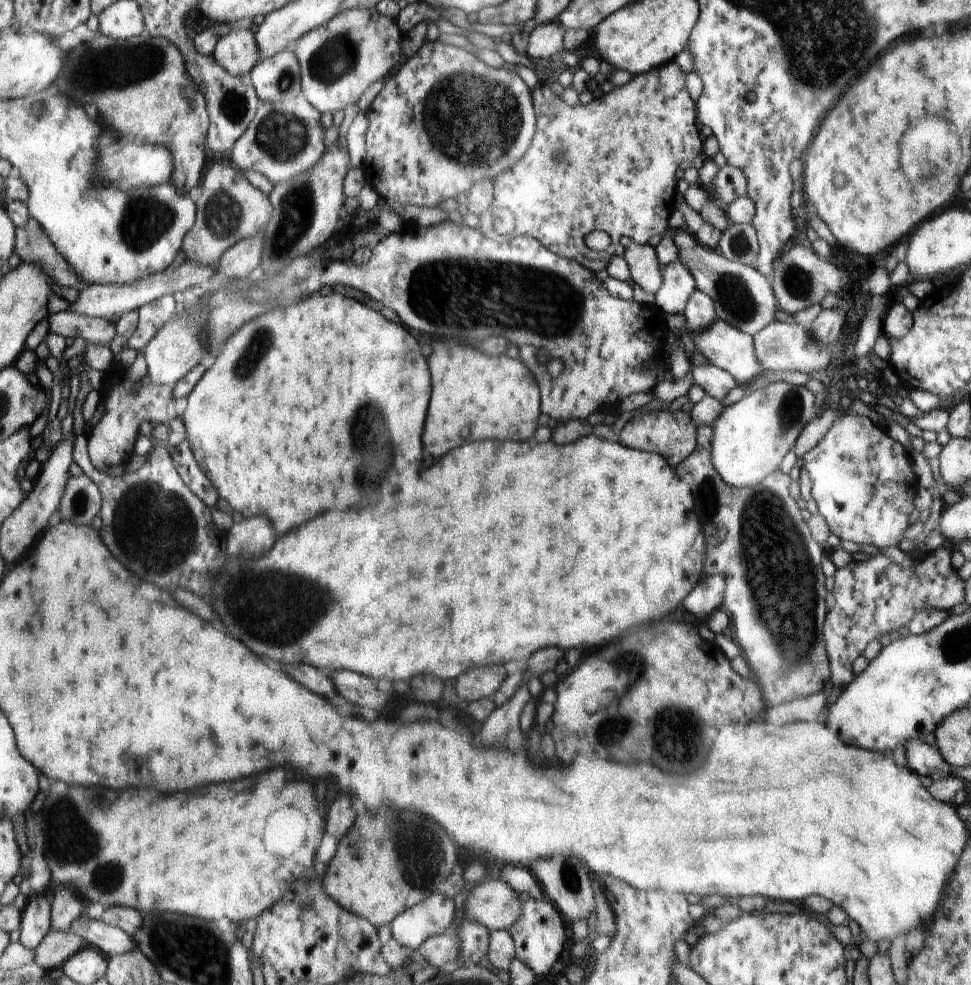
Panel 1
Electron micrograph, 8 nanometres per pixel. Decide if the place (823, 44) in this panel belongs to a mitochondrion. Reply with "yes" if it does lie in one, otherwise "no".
yes

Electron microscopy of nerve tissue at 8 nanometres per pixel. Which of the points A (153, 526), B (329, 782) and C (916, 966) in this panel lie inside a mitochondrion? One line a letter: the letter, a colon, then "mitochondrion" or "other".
A: mitochondrion
B: other
C: other

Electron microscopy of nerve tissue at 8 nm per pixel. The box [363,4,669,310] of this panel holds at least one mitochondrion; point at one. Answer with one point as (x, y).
(470, 121)

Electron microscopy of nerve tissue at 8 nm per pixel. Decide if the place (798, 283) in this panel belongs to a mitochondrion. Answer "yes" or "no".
yes

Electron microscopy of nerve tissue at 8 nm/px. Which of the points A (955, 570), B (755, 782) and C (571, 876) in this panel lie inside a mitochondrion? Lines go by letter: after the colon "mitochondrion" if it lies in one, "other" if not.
A: other
B: other
C: mitochondrion

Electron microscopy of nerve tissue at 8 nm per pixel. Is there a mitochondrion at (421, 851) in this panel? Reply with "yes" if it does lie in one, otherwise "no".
yes

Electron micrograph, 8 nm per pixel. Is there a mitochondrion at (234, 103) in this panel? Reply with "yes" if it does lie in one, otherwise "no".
yes

